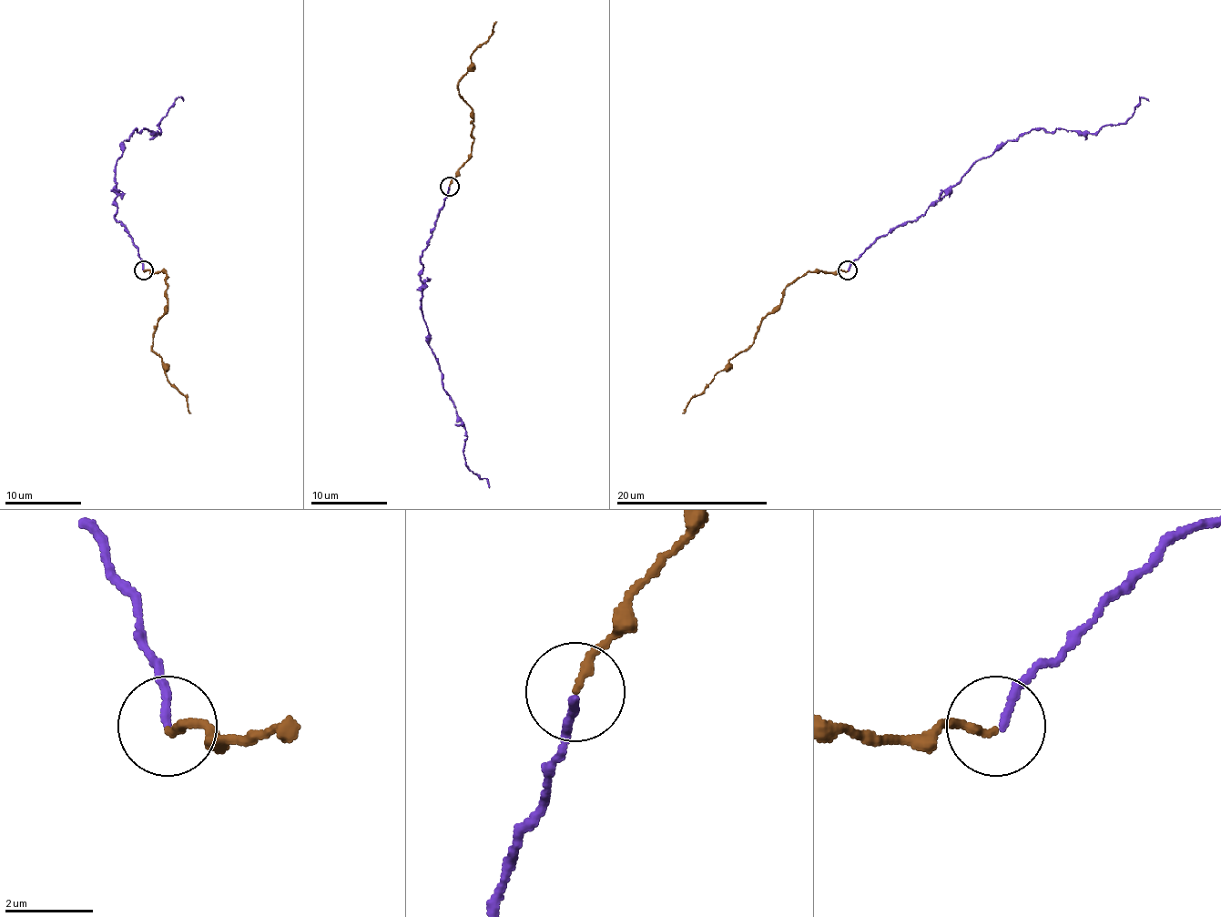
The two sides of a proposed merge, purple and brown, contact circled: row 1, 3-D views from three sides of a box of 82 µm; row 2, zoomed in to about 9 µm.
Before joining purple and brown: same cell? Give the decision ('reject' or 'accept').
accept

